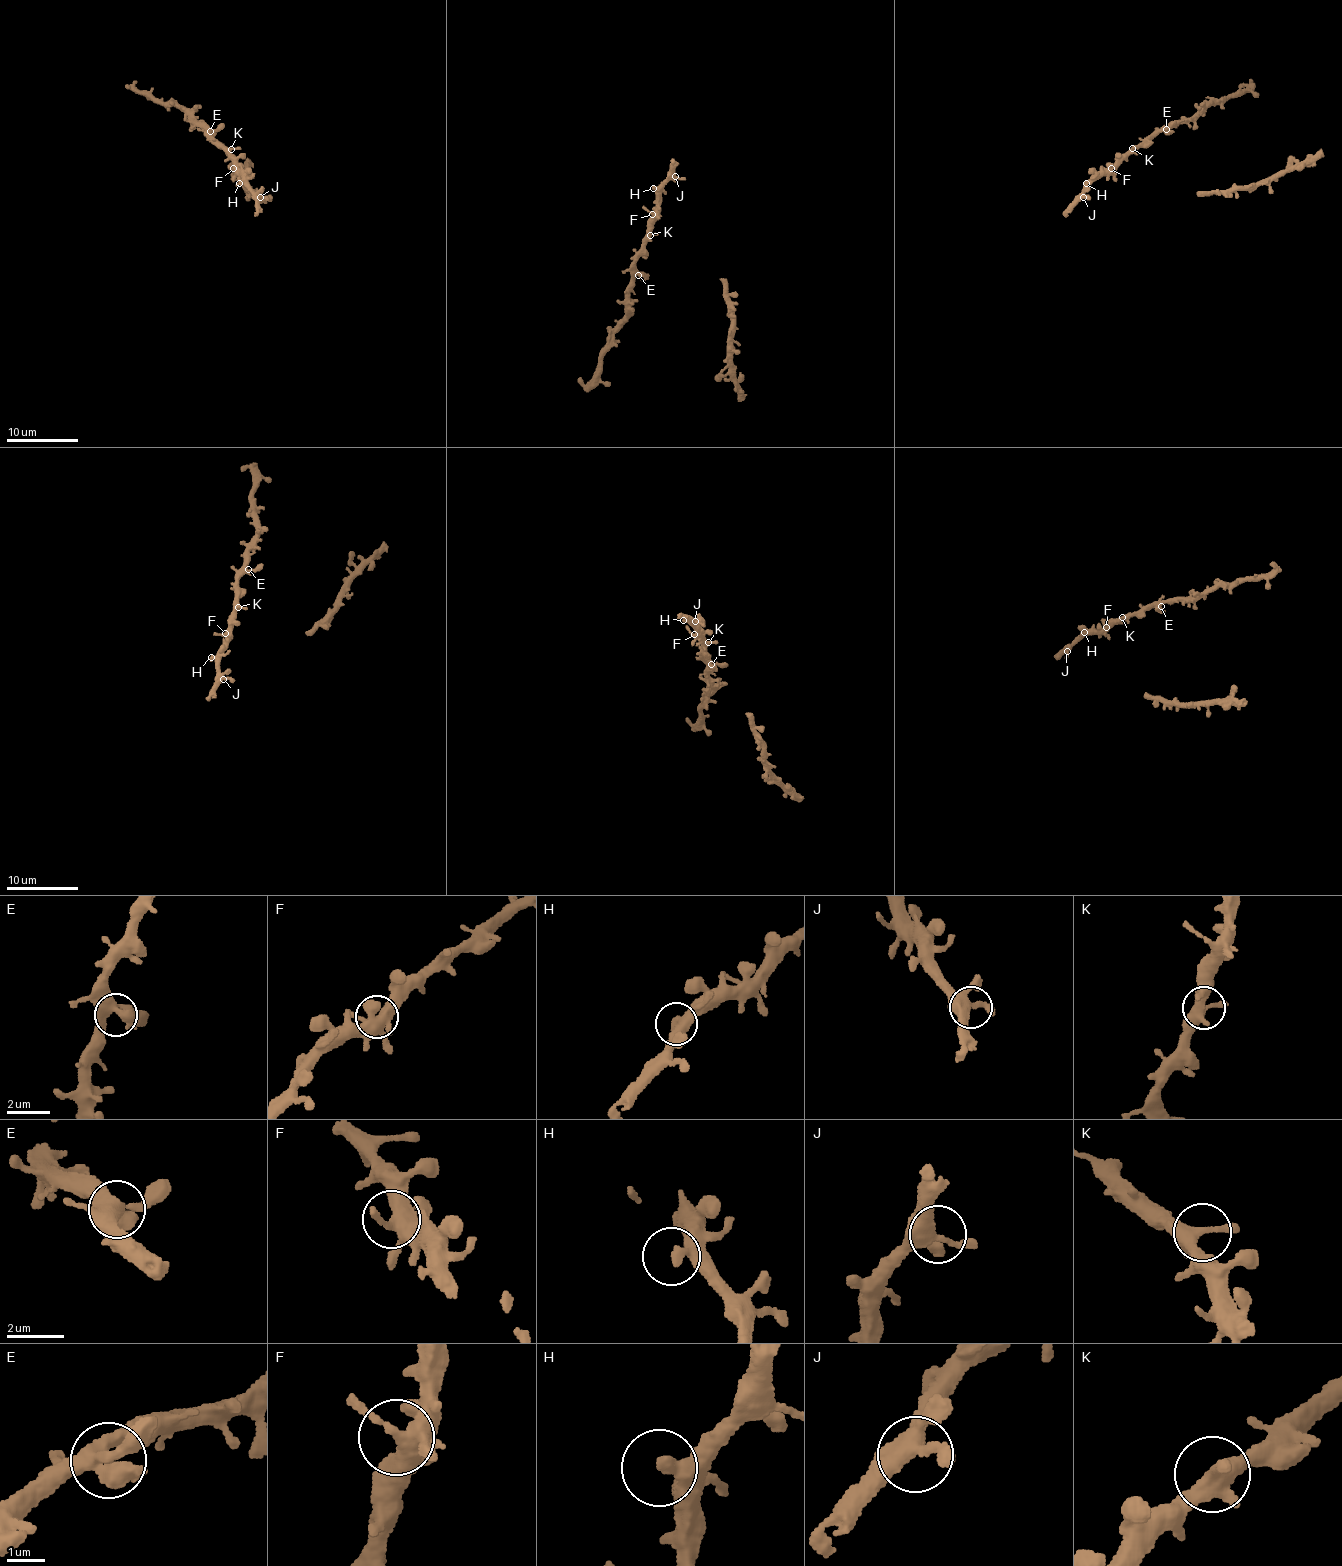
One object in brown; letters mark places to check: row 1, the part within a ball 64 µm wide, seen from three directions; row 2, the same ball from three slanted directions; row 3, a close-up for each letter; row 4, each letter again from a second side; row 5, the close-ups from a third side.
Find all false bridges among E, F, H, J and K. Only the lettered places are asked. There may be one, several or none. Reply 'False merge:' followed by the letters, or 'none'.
False merge: none

